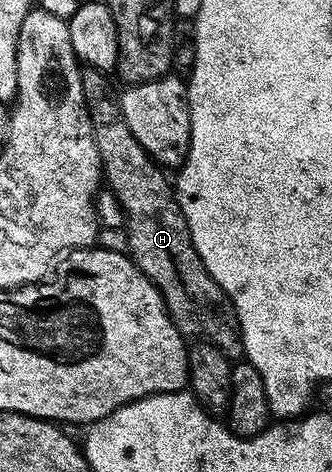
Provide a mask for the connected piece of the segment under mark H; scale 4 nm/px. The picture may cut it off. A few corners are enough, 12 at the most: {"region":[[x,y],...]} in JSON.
{"region":[[82,71],[128,254],[182,336],[244,355],[167,172],[101,71]]}

